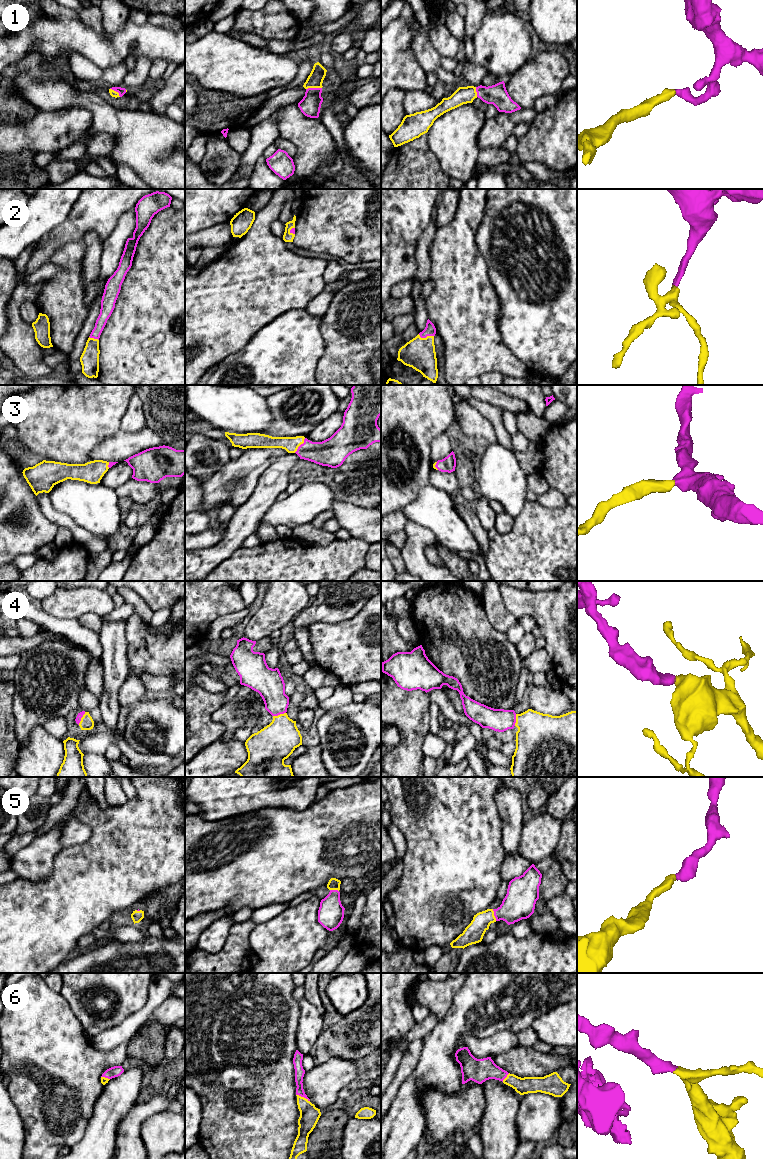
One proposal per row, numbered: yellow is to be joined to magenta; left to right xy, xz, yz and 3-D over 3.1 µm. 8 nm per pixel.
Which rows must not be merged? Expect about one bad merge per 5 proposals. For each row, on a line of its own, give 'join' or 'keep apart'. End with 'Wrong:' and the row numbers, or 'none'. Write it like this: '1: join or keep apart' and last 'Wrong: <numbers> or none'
1: join
2: join
3: join
4: join
5: join
6: join
Wrong: none

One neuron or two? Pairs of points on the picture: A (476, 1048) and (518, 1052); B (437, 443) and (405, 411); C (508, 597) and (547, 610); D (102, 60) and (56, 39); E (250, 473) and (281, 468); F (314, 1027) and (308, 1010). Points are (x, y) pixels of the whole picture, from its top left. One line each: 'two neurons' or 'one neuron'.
A: two neurons
B: two neurons
C: one neuron
D: one neuron
E: two neurons
F: one neuron

